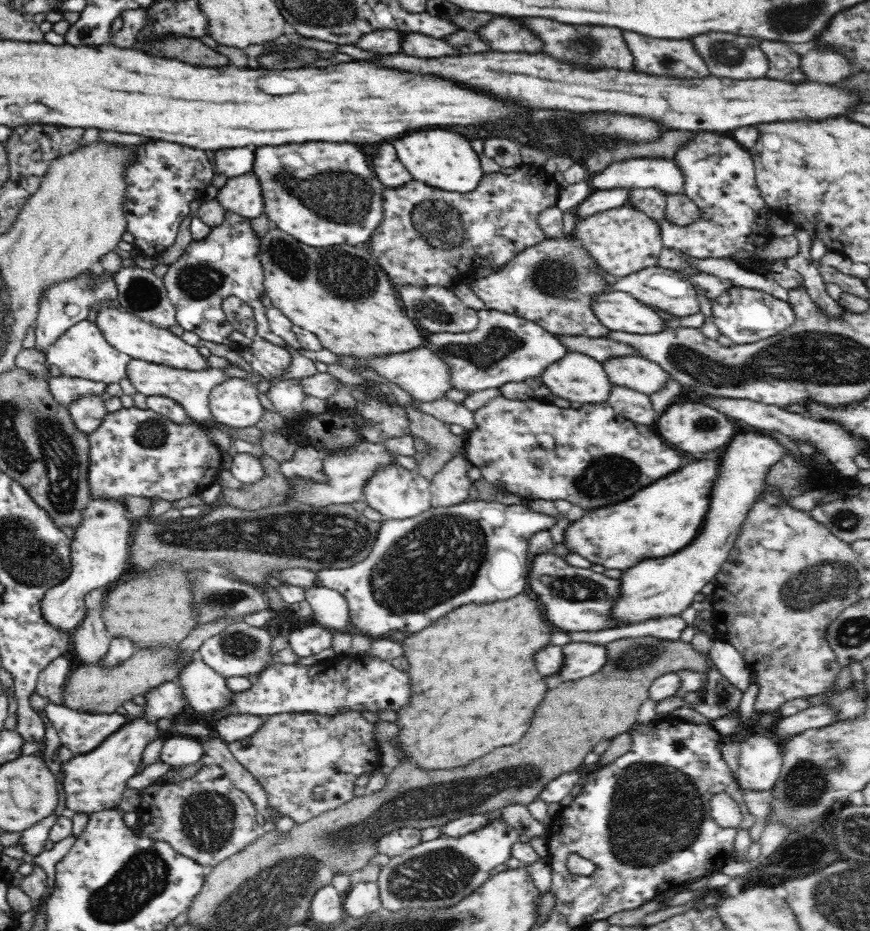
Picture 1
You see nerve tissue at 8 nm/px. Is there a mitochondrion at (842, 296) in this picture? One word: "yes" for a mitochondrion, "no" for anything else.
no

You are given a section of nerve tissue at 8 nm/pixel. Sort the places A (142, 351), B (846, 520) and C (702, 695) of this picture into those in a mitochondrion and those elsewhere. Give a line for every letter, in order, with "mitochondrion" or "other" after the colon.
A: other
B: mitochondrion
C: other

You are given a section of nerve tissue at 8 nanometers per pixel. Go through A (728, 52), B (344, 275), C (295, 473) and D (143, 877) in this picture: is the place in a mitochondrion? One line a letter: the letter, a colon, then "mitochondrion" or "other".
A: mitochondrion
B: mitochondrion
C: other
D: mitochondrion

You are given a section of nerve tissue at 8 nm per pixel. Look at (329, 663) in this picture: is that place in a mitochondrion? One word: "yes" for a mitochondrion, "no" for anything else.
no

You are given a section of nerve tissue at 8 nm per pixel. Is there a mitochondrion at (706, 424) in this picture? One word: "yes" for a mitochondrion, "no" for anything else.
yes

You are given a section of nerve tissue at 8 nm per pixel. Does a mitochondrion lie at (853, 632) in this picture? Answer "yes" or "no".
yes

